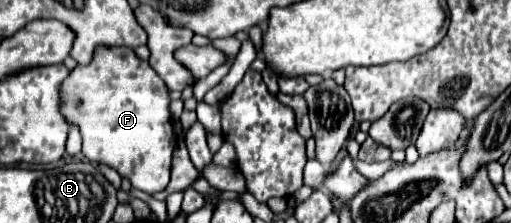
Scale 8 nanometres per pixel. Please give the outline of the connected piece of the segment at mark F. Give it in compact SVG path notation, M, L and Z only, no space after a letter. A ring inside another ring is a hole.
M102 47L96 49L90 65L78 65L62 83L62 113L68 123L76 123L82 133L82 153L94 163L114 167L122 177L128 177L132 187L148 195L164 191L170 183L170 165L174 151L174 129L170 115L170 97L164 81L150 69L148 61L134 55L132 49Z

